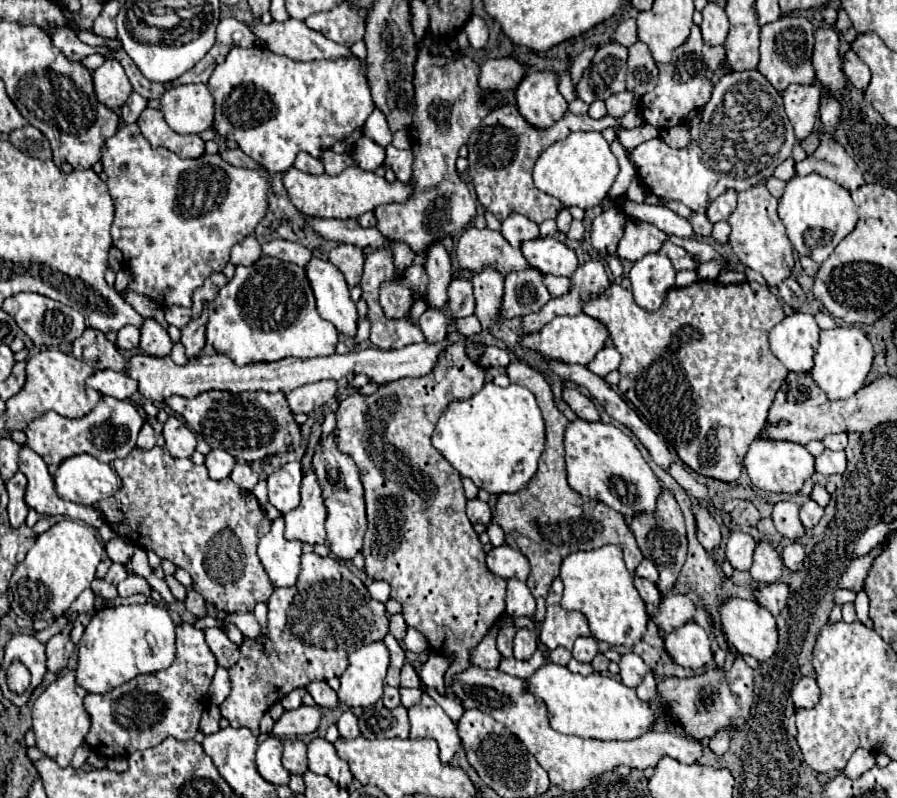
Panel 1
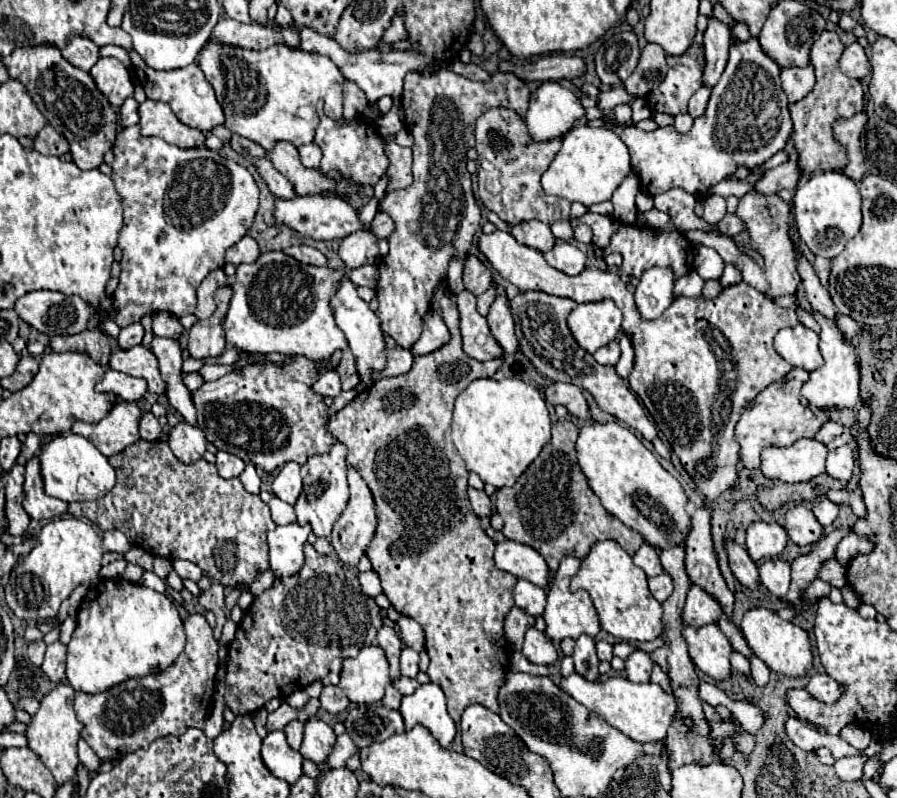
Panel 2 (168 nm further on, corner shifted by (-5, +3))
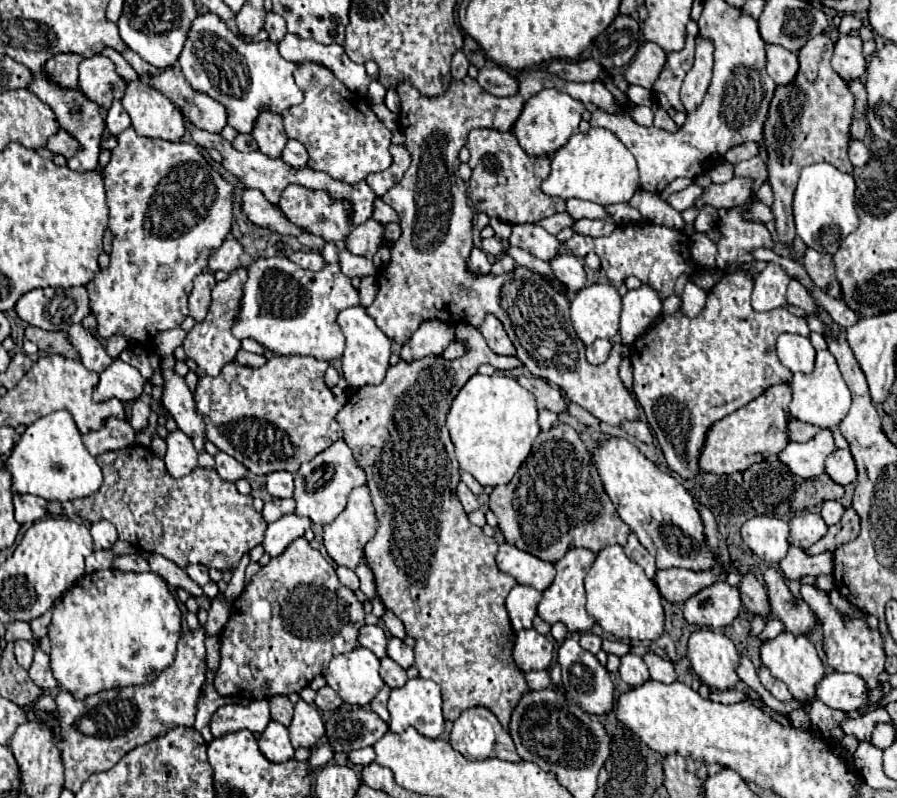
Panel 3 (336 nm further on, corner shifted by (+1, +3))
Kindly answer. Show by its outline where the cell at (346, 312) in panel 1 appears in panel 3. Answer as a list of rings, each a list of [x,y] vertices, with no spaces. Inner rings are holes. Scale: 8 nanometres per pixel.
[[[363,306],[345,308],[339,312],[337,318],[343,334],[345,334],[345,352],[343,352],[343,376],[349,382],[351,388],[361,386],[377,386],[383,382],[385,372],[389,368],[389,356],[391,356],[391,340],[377,328],[375,320],[365,312]]]

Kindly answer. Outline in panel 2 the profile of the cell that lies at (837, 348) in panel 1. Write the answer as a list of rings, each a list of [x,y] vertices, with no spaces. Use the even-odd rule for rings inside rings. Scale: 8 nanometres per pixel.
[[[815,314],[817,324],[821,326],[821,342],[819,350],[825,360],[825,364],[811,372],[809,382],[803,386],[801,394],[809,400],[809,404],[817,408],[853,408],[859,398],[859,384],[861,384],[861,366],[859,366],[859,354],[853,342],[837,328],[837,324],[821,314]]]

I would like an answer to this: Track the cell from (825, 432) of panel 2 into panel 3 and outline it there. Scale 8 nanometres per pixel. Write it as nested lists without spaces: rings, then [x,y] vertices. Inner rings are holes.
[[[789,420],[787,432],[789,432],[789,440],[791,440],[791,442],[807,442],[807,440],[811,440],[817,432],[821,432],[821,428],[815,428],[815,426],[811,426],[811,424],[803,424],[803,422],[799,422],[799,420]]]

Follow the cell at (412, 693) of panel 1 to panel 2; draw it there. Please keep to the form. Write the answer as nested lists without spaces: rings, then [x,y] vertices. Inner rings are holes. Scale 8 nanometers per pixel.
[[[401,676],[395,684],[393,684],[403,696],[409,696],[409,694],[413,694],[421,684],[417,682],[417,680],[409,680],[409,678],[405,678],[405,676]]]

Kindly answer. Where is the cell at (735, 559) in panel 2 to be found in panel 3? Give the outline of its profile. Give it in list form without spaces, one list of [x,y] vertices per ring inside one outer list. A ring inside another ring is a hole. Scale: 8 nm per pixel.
[[[753,574],[743,576],[739,588],[743,592],[743,604],[751,614],[755,614],[755,616],[769,616],[771,614],[767,590],[763,584],[757,582],[757,578]]]

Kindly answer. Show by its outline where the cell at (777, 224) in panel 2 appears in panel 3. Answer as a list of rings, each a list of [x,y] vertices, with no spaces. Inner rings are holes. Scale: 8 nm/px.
[[[769,262],[769,266],[757,274],[755,278],[755,288],[753,288],[753,296],[751,296],[751,306],[755,312],[767,312],[779,306],[785,306],[785,290],[789,284],[789,276],[787,272]]]

